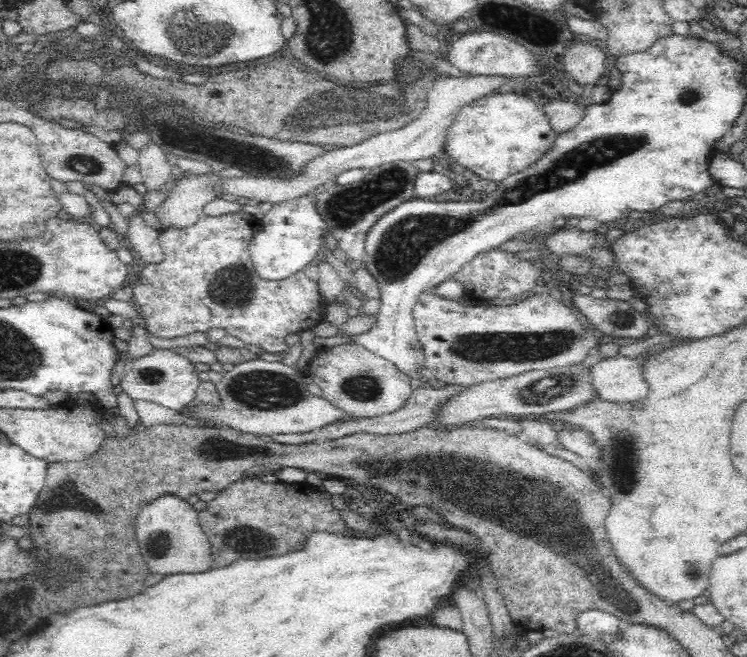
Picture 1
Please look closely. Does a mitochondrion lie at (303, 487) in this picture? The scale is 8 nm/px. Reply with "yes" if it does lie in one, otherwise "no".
no

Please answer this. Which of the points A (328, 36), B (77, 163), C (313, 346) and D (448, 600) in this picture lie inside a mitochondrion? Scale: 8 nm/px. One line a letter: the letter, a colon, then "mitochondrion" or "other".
A: mitochondrion
B: mitochondrion
C: other
D: other

